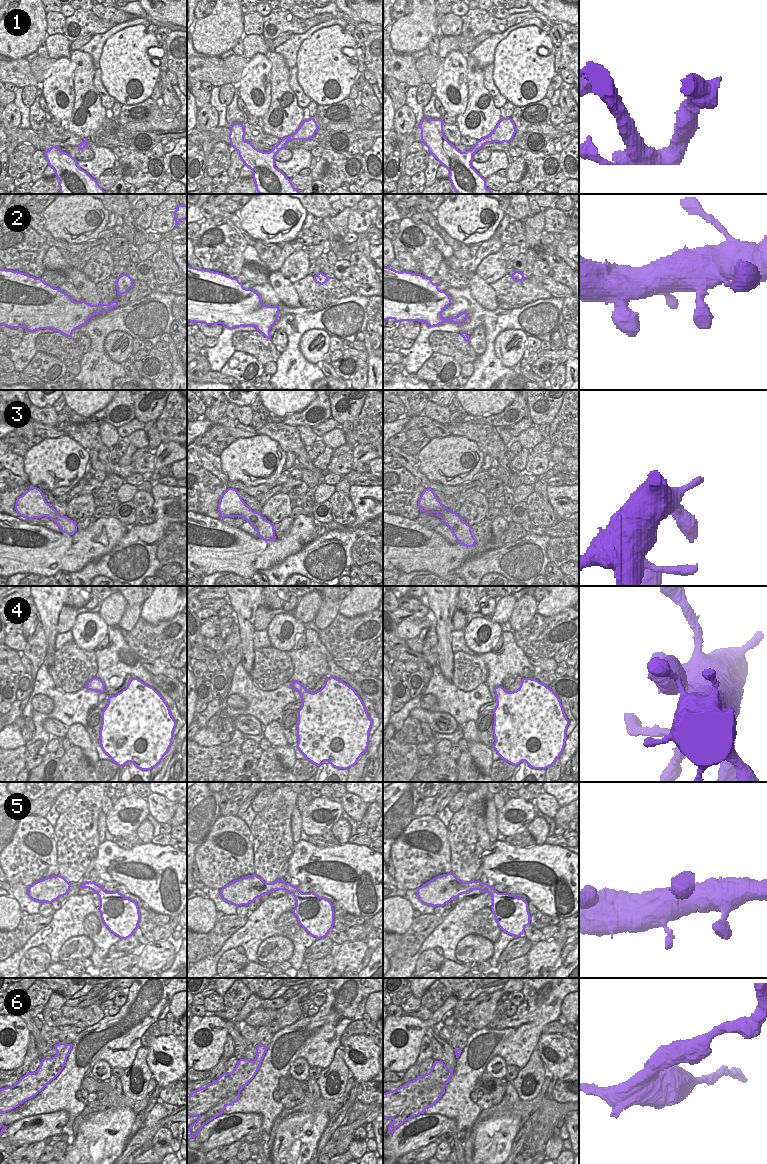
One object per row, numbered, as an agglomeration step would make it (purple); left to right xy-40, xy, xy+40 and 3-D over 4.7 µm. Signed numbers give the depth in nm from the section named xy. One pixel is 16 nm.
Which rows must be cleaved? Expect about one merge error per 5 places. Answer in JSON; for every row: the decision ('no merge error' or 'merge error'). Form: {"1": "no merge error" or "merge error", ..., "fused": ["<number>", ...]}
{"1": "no merge error", "2": "no merge error", "3": "no merge error", "4": "no merge error", "5": "no merge error", "6": "merge error", "fused": ["6"]}

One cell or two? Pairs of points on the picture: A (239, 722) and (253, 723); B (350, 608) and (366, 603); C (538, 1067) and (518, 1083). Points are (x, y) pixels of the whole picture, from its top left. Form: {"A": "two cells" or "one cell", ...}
{"A": "one cell", "B": "one cell", "C": "one cell"}

